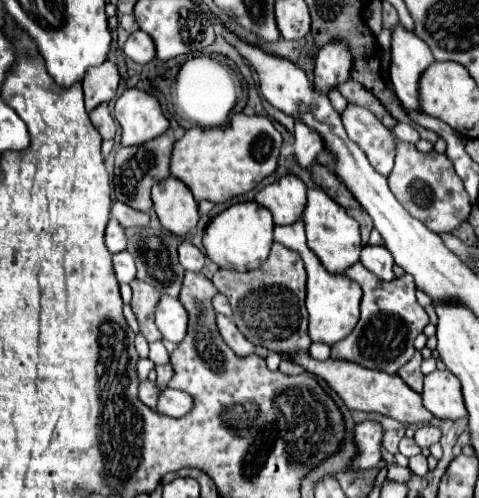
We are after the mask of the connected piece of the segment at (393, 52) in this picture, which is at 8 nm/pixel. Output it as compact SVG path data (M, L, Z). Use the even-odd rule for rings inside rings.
M400 22L392 28L390 46L390 70L388 76L394 84L396 96L406 108L418 110L418 80L422 72L434 62L434 56L412 30L404 28Z

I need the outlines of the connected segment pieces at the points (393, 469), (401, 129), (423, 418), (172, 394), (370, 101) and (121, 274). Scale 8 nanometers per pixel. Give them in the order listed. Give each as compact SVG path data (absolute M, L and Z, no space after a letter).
M386 464L388 468L388 480L396 480L396 482L408 482L408 476L412 476L410 468L400 468L398 464Z
M400 122L392 132L394 132L396 138L400 138L400 140L404 140L404 142L412 142L412 144L416 144L416 142L420 140L418 132L416 132L410 124L402 124L402 122Z
M296 352L296 356L288 356L292 362L304 366L308 372L312 372L314 376L322 378L328 382L328 386L338 392L338 396L344 400L344 404L350 410L364 410L364 412L378 412L382 416L394 418L402 424L428 424L434 416L422 406L422 396L412 392L400 376L390 376L386 372L374 372L368 368L360 368L360 364L352 364L352 362L344 362L344 360L324 360L318 362L314 358L310 358L304 352Z
M166 388L160 394L156 412L164 414L164 416L172 416L172 418L182 418L192 410L192 406L194 406L194 398L188 392Z
M348 80L348 82L344 82L344 84L340 84L338 86L338 90L340 90L340 94L350 102L350 104L356 104L356 106L362 106L362 108L368 108L372 114L376 114L378 116L378 120L386 126L386 128L394 128L396 124L398 124L398 120L394 120L392 116L390 116L390 112L364 88L364 86L360 86L360 84L356 84L356 82L352 82L352 80Z
M124 250L124 252L114 254L112 262L114 262L114 272L116 272L118 282L126 282L126 284L130 284L130 282L134 280L134 276L136 276L134 256L132 256L128 250Z

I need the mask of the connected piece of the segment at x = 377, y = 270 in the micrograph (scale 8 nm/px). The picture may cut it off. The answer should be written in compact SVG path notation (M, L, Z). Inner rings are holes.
M372 244L364 246L364 248L362 248L360 262L362 262L372 274L376 274L380 280L390 282L390 280L394 278L394 272L392 272L394 260L392 260L392 252L388 252L386 246L372 246Z

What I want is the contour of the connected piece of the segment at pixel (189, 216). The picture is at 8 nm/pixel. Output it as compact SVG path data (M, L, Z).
M166 178L152 188L152 202L162 228L186 236L198 224L198 206L192 192L180 180Z

